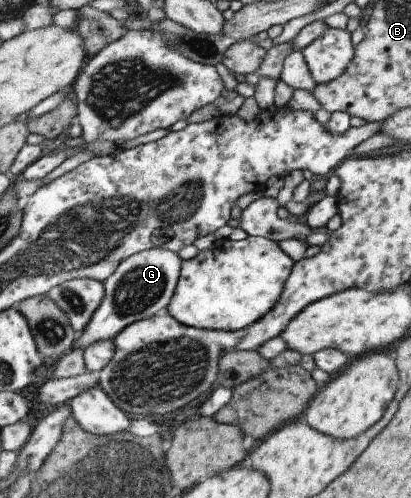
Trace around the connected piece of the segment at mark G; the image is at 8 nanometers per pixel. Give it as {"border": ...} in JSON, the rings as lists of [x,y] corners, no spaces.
{"border":[[[166,248],[144,250],[123,261],[120,267],[102,282],[106,296],[91,317],[91,323],[78,335],[74,348],[85,351],[99,341],[112,340],[134,322],[154,317],[162,309],[167,309],[180,281],[182,266],[183,259],[180,255]]]}

